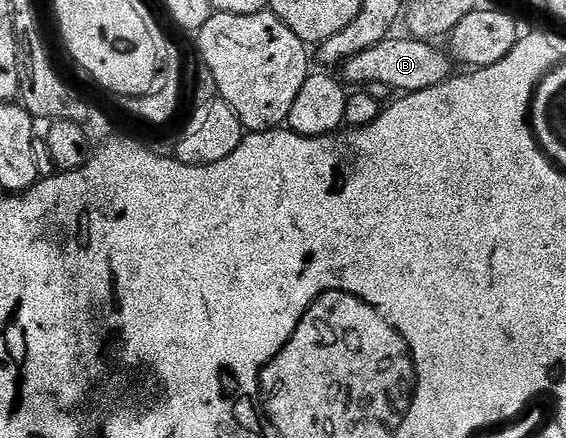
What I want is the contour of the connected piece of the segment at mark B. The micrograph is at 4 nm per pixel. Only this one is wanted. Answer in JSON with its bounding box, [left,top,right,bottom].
[342,36,453,92]

